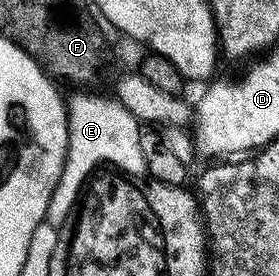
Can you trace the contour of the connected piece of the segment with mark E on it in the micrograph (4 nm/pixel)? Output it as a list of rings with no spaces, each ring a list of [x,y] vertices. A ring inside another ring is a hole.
[[[87,92],[75,93],[79,94],[66,99],[69,144],[67,145],[65,168],[61,172],[61,180],[57,180],[57,188],[53,188],[51,193],[45,219],[49,224],[60,228],[66,227],[67,217],[69,217],[68,222],[72,217],[85,183],[99,168],[95,166],[108,162],[111,165],[108,167],[118,168],[127,176],[143,176],[147,172],[145,156],[141,156],[139,119],[134,118],[114,97],[106,98],[103,94],[83,94]],[[115,166],[120,166],[120,168]]]

